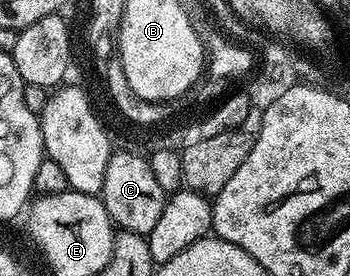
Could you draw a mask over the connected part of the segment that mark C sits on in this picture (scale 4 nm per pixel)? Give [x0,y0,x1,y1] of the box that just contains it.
[98,148,166,236]

